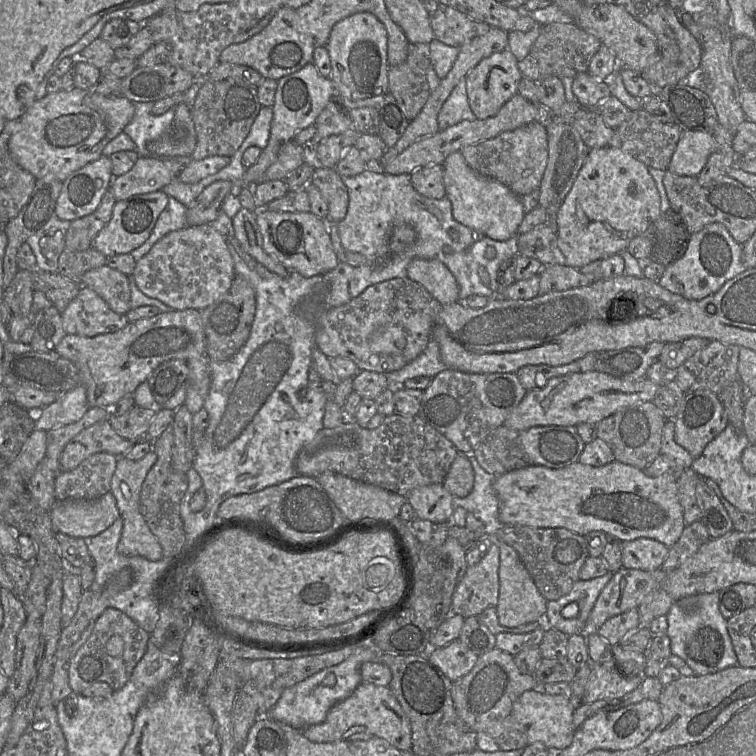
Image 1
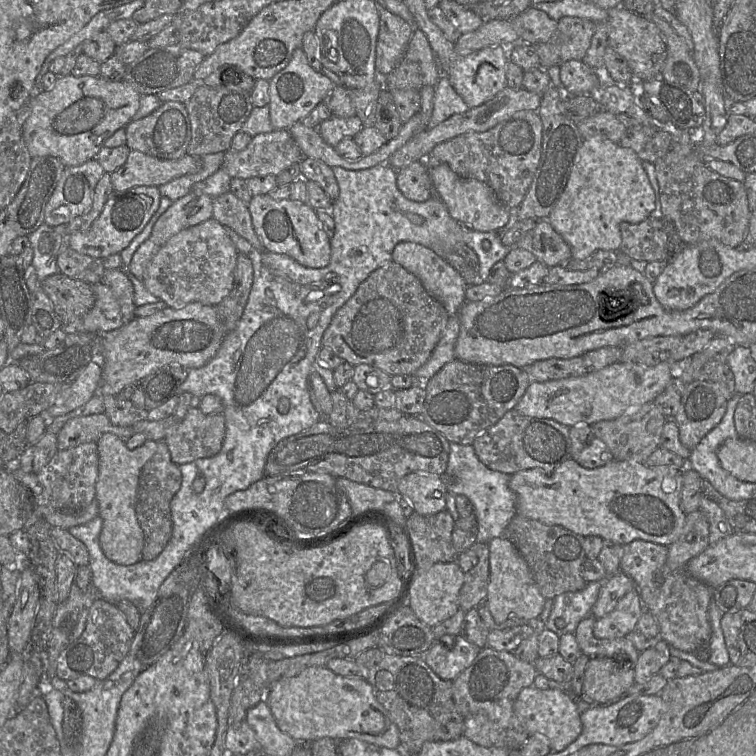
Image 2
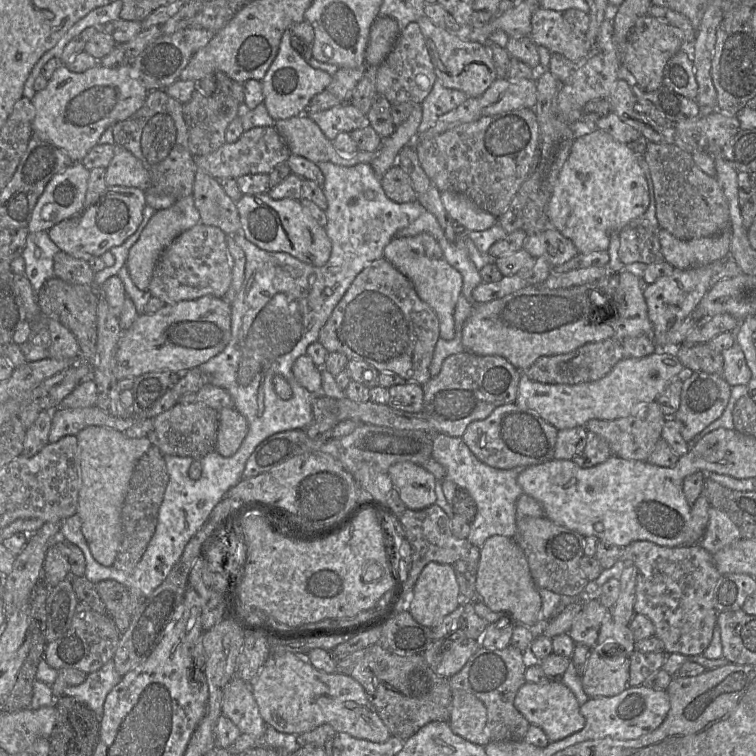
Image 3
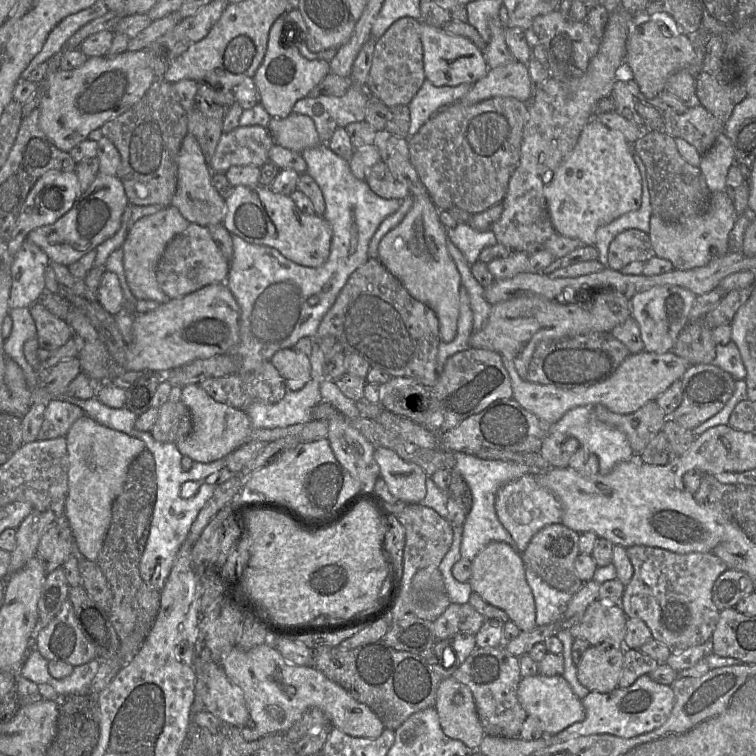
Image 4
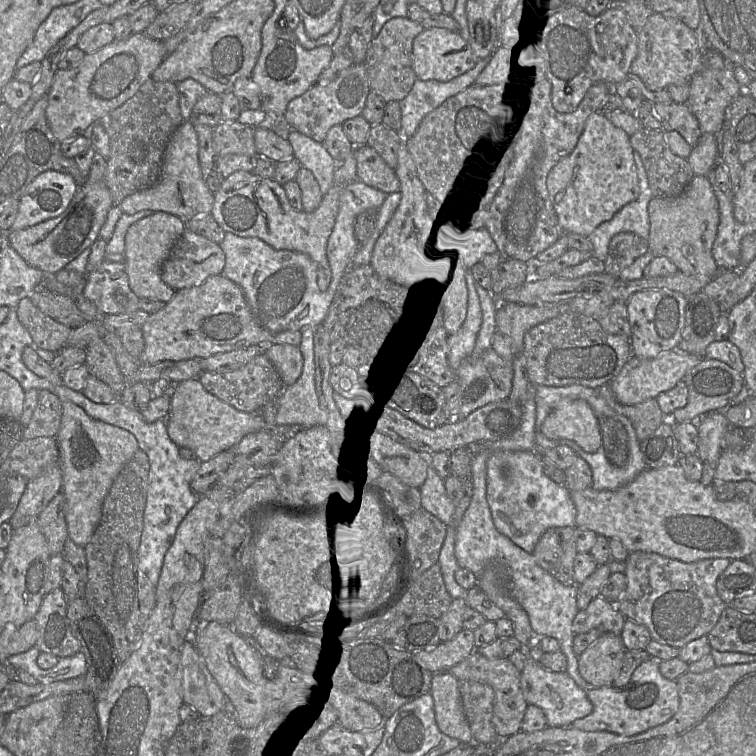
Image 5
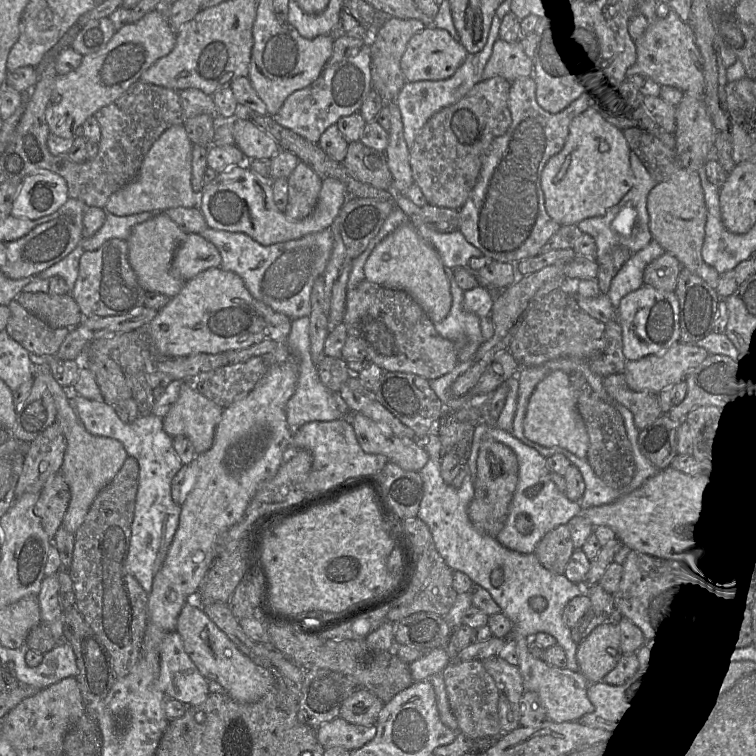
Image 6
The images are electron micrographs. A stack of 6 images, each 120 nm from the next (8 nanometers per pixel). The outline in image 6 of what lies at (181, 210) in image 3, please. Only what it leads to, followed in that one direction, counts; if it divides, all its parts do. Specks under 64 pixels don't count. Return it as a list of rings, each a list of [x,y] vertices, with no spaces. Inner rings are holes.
[[[165,213],[154,216],[133,227],[128,243],[128,260],[134,270],[138,283],[146,292],[157,292],[174,298],[183,288],[185,282],[171,274],[171,263],[175,251],[184,241],[186,233]]]

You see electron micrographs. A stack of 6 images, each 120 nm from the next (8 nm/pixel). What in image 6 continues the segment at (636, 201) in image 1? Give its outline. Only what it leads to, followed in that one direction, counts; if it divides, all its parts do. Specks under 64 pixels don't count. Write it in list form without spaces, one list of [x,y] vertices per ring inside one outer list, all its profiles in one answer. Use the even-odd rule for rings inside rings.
[[[599,106],[588,108],[570,123],[565,145],[548,160],[541,177],[545,208],[550,217],[561,226],[577,225],[584,219],[605,215],[633,186],[634,175],[629,161],[631,150],[622,131],[601,116]]]

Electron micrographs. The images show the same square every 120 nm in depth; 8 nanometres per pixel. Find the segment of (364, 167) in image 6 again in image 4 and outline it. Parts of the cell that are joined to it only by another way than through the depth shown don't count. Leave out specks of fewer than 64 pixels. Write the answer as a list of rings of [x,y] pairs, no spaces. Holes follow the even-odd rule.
[[[382,161],[366,171],[364,181],[376,195],[384,199],[402,200],[410,195],[409,189],[392,175]]]

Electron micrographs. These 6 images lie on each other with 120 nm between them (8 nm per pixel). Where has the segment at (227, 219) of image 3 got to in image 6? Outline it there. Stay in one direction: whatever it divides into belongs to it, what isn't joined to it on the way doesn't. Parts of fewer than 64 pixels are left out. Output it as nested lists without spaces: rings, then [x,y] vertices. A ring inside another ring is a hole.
[[[174,125],[165,130],[145,156],[136,178],[113,193],[104,208],[115,216],[165,212],[171,208],[199,208],[199,195],[193,191],[192,178],[193,144],[184,125]]]

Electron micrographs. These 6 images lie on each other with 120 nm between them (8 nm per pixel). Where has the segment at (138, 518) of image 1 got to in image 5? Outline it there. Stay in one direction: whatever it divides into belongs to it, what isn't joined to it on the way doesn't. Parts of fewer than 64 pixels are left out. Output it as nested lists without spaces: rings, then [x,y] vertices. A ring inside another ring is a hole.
[[[69,400],[62,401],[60,430],[56,436],[62,470],[62,492],[66,501],[65,520],[69,538],[84,547],[91,539],[102,516],[102,505],[115,479],[139,450],[135,436],[127,430],[91,418],[81,407]]]

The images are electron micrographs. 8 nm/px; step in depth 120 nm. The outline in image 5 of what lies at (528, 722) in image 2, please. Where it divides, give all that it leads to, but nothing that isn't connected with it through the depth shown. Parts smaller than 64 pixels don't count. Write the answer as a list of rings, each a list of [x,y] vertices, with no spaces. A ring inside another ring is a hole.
[[[527,657],[525,667],[521,672],[521,690],[528,704],[541,708],[549,727],[571,725],[575,720],[593,711],[587,692],[580,688],[566,671],[550,671],[530,657]]]

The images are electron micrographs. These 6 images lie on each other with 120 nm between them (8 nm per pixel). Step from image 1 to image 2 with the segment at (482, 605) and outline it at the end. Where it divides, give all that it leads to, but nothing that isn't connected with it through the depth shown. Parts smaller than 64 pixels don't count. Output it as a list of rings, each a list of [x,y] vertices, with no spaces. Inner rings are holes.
[[[475,542],[471,547],[478,556],[478,563],[464,575],[459,593],[459,606],[467,612],[485,602],[490,576],[488,543]]]

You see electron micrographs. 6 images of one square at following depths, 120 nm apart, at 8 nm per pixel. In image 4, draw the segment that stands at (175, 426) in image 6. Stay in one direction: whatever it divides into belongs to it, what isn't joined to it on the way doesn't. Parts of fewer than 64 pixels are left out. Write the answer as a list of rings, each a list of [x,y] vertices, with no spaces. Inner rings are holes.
[[[199,384],[182,387],[180,402],[190,410],[193,427],[189,436],[175,445],[183,456],[194,462],[210,463],[224,459],[248,441],[273,442],[284,437],[296,437],[302,442],[309,442],[327,438],[328,435],[328,421],[319,420],[285,428],[254,429],[246,412],[215,401]]]

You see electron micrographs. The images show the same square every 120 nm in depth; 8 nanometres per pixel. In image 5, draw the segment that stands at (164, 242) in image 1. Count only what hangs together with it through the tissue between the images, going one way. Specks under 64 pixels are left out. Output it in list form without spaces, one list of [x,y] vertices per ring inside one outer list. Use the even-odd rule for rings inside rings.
[[[186,229],[169,251],[161,268],[161,279],[175,291],[198,286],[209,277],[221,275],[225,262],[220,245]]]

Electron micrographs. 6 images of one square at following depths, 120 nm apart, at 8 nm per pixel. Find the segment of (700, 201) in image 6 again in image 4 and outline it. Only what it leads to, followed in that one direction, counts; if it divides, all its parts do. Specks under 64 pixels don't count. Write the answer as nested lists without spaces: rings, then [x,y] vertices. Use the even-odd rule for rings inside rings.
[[[726,192],[711,193],[704,211],[675,223],[667,223],[652,214],[648,234],[655,256],[670,261],[676,270],[703,267],[729,252],[729,234],[737,216],[733,201]]]

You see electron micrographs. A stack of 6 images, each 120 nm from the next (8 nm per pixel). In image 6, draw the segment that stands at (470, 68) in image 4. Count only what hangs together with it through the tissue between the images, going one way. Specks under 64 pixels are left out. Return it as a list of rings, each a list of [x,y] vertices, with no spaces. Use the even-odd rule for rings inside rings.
[[[426,26],[411,37],[401,58],[401,70],[407,82],[444,80],[450,78],[468,55],[464,46],[443,29]]]

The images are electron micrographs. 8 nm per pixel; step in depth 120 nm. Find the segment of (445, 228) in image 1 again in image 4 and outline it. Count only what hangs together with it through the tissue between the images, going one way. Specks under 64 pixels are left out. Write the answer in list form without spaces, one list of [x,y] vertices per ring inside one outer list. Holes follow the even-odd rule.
[[[326,144],[307,148],[301,152],[307,164],[306,173],[318,184],[325,201],[323,217],[332,229],[330,254],[327,260],[333,266],[334,279],[328,279],[324,291],[330,288],[338,294],[350,275],[368,261],[368,246],[382,221],[395,213],[400,205],[399,199],[384,199],[376,195],[364,180],[355,178],[349,161],[332,152]]]

